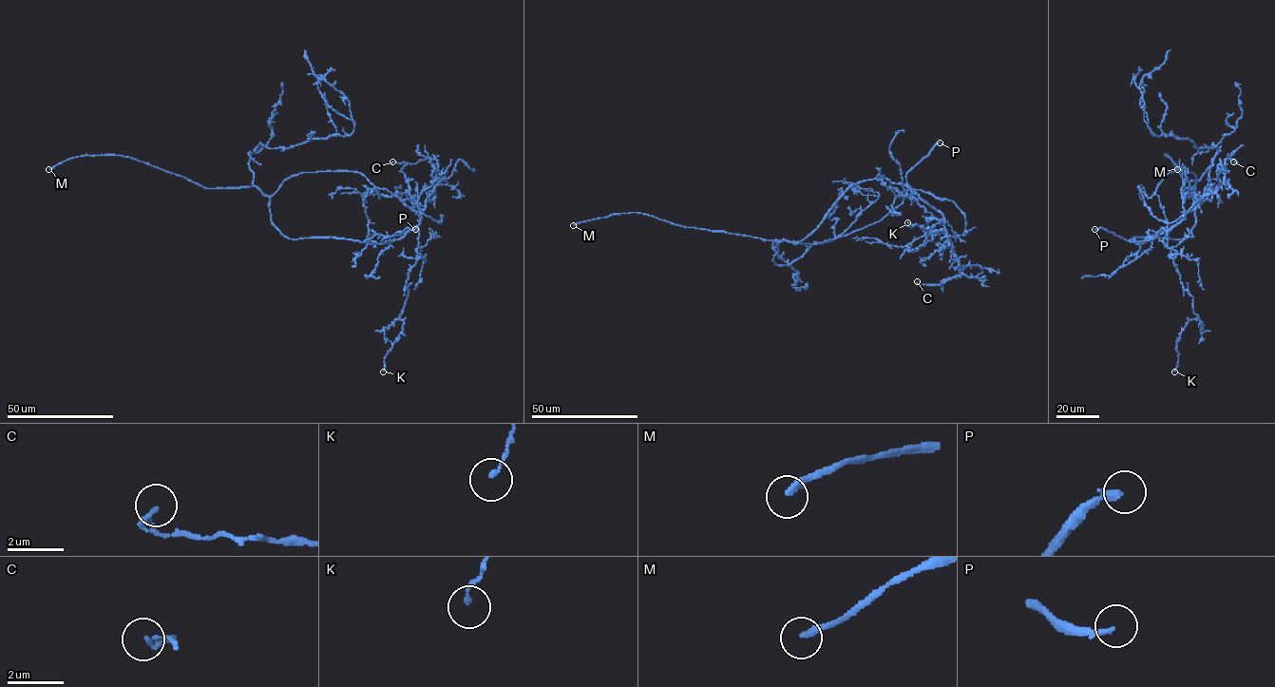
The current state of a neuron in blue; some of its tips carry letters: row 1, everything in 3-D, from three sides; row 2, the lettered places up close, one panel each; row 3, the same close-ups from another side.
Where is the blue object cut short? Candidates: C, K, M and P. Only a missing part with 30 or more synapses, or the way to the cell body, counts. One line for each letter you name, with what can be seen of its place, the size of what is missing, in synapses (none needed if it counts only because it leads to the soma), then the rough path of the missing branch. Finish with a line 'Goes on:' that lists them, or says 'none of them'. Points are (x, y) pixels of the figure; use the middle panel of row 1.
M: (573, 225) | 120 syn
Goes on: M

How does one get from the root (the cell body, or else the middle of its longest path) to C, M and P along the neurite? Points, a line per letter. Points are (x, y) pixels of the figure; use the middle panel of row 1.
C: (808, 236), (853, 184), (879, 178), (904, 184), (942, 215), (945, 234), (962, 273), (940, 284), (917, 281)
M: (808, 236), (796, 243), (785, 239), (775, 242), (722, 231), (684, 227), (637, 213), (613, 214), (573, 225)
P: (808, 236), (837, 200), (855, 183), (885, 178), (904, 184), (915, 193), (906, 181), (906, 175), (940, 143)

